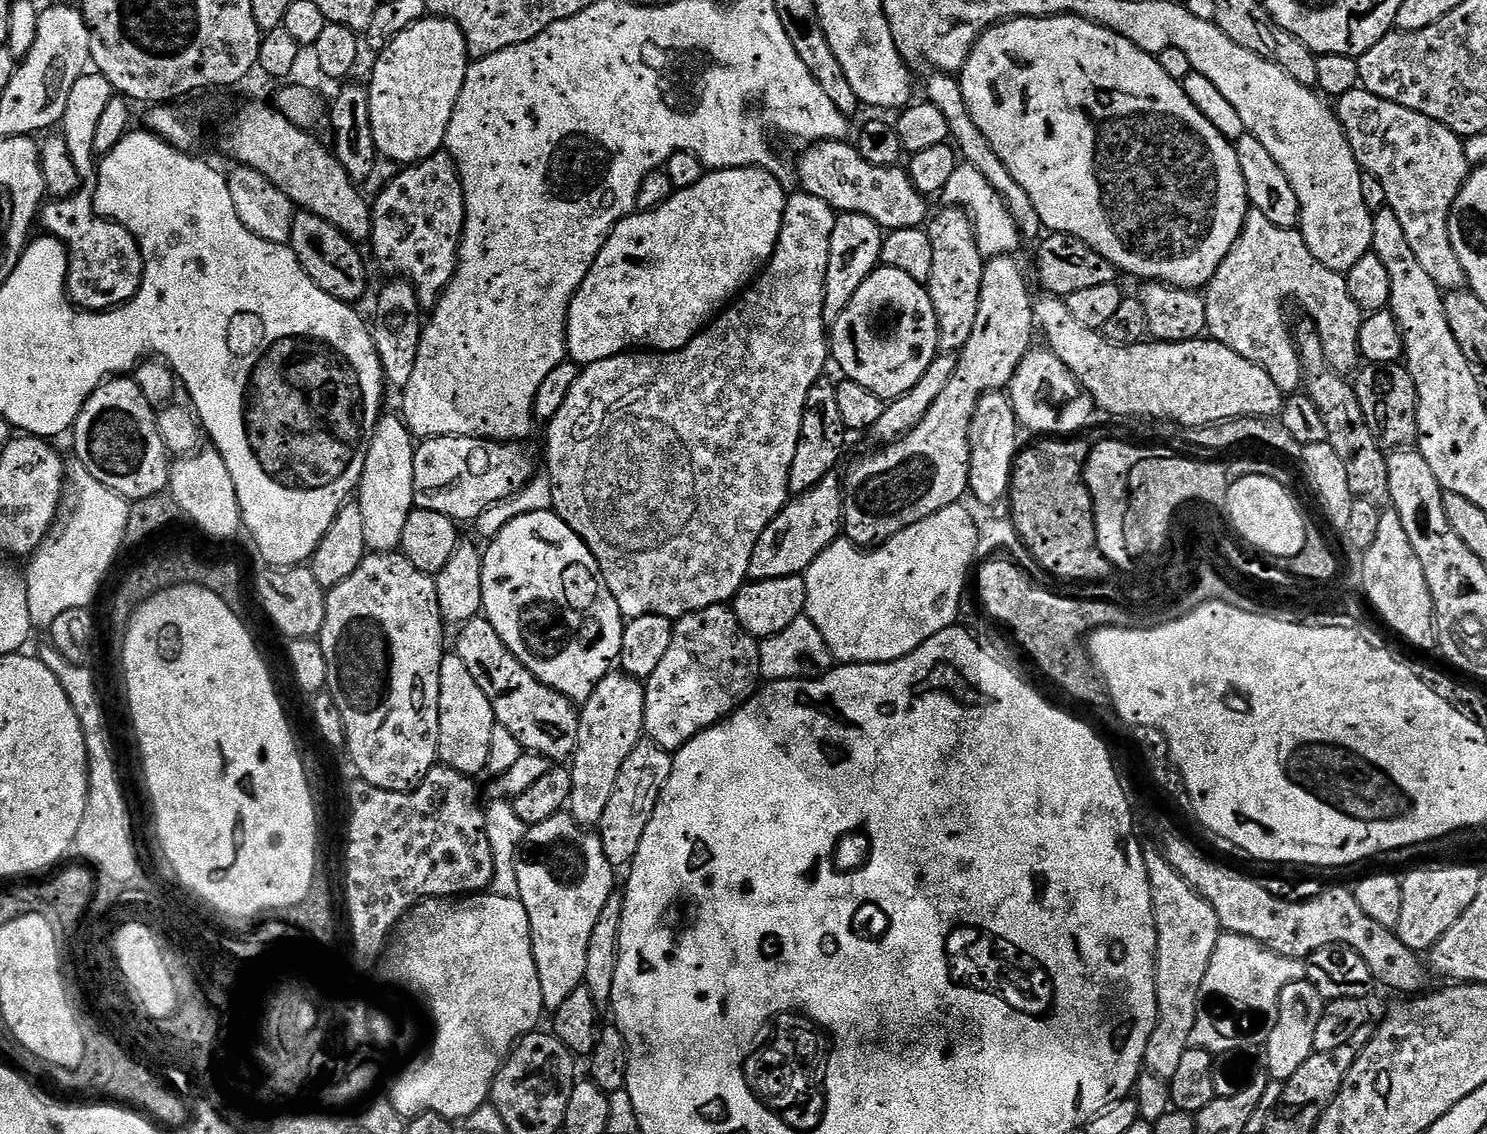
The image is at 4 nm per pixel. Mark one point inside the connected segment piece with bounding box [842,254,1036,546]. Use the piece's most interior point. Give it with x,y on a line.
908,479

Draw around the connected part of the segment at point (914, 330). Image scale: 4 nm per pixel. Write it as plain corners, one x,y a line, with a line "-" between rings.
883,266
877,267
866,278
866,282
862,282
862,286
858,286
858,294
854,294
854,298
850,298
850,306
846,306
846,310
836,319
835,324
830,328
830,356
838,367
844,371
843,375
849,380
858,382
858,386
866,386
866,390
874,390
874,394
878,394
886,402
891,402
905,396
907,392
914,386
918,386
918,382
922,378
922,374
926,374
926,370
934,362
934,358
940,352
938,346
938,322
934,314
934,306
928,297
927,287
918,282
914,282
914,278
910,278
910,274
902,274
902,270
894,270

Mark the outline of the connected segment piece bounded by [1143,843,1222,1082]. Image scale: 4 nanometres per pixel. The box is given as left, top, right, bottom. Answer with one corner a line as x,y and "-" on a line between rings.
1145,843
1143,850
1156,923
1156,997
1160,1011
1156,1029
1146,1046
1144,1068
1151,1075
1171,1082
1182,1062
1182,1054
1193,1043
1192,1032
1194,1036
1198,1028
1196,1007
1202,999
1202,978
1210,970
1210,958
1222,929
1210,902
1198,895
1190,882
1166,862
1159,847

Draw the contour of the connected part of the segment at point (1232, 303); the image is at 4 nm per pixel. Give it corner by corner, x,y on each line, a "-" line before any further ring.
1249,207
1238,242
1234,242
1230,254
1226,254
1222,266
1218,266
1214,278
1206,286
1203,298
1206,302
1207,335
1222,346
1234,350
1234,354
1242,354
1246,362
1262,366
1262,370
1274,378
1274,386
1278,386
1280,392
1295,393
1299,389
1296,387
1302,384
1302,369
1300,356
1296,352
1294,332
1290,320
1288,324
1284,317
1284,303
1287,300
1297,300
1308,311
1305,312
1307,319
1316,323
1326,358
1335,372
1348,374
1352,367
1355,369
1361,363
1360,327
1364,324
1365,313
1360,311
1358,302
1350,298
1347,275
1322,266
1322,262
1310,254
1310,246
1306,246
1302,234
1296,228
1274,226
1256,208

